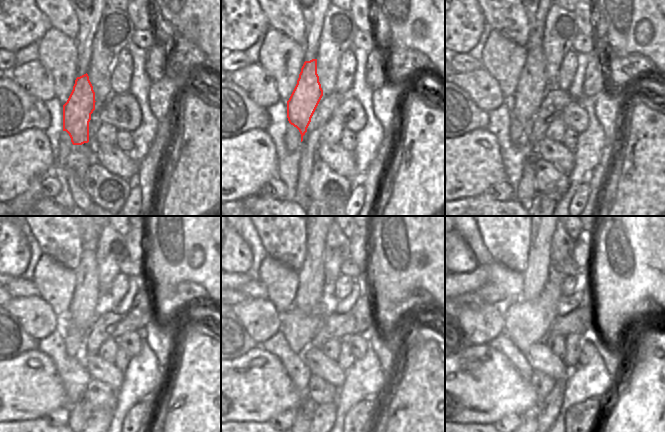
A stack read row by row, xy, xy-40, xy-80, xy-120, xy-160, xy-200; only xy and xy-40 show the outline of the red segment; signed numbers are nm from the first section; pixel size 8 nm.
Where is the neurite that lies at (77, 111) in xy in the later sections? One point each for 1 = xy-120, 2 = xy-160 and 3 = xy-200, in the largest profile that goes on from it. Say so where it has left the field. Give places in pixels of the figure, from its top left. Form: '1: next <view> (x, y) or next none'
1: next xy-120 (85, 306)
2: next xy-160 (311, 275)
3: next xy-200 (538, 269)

